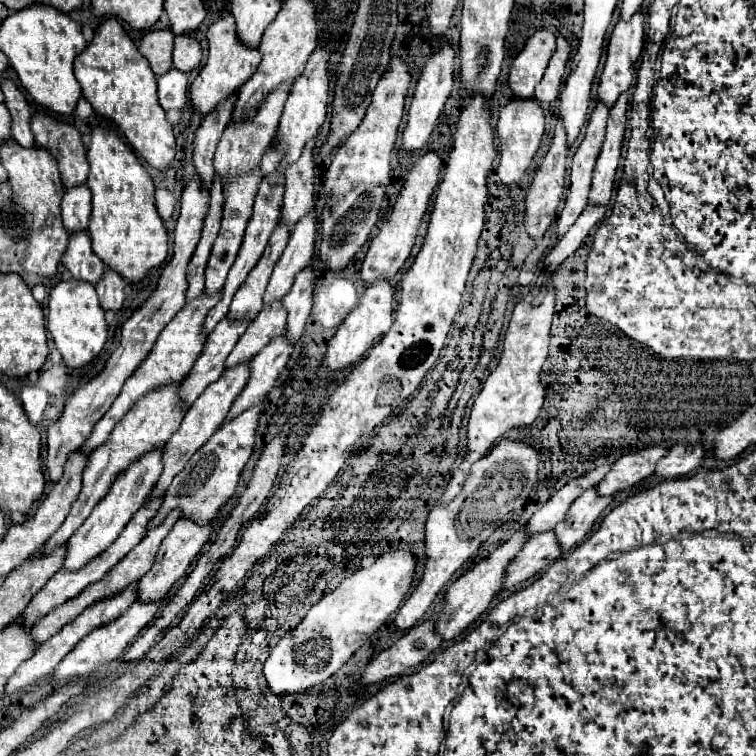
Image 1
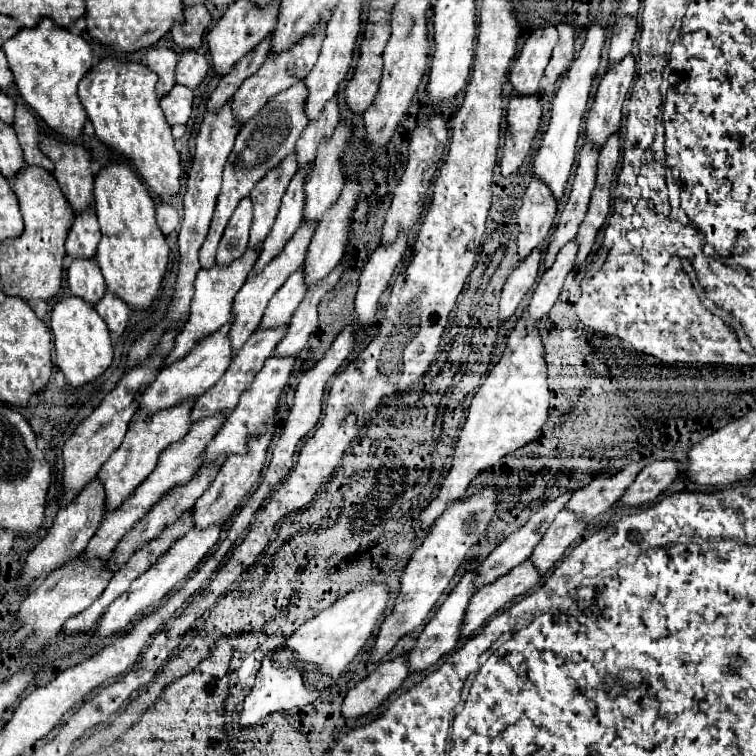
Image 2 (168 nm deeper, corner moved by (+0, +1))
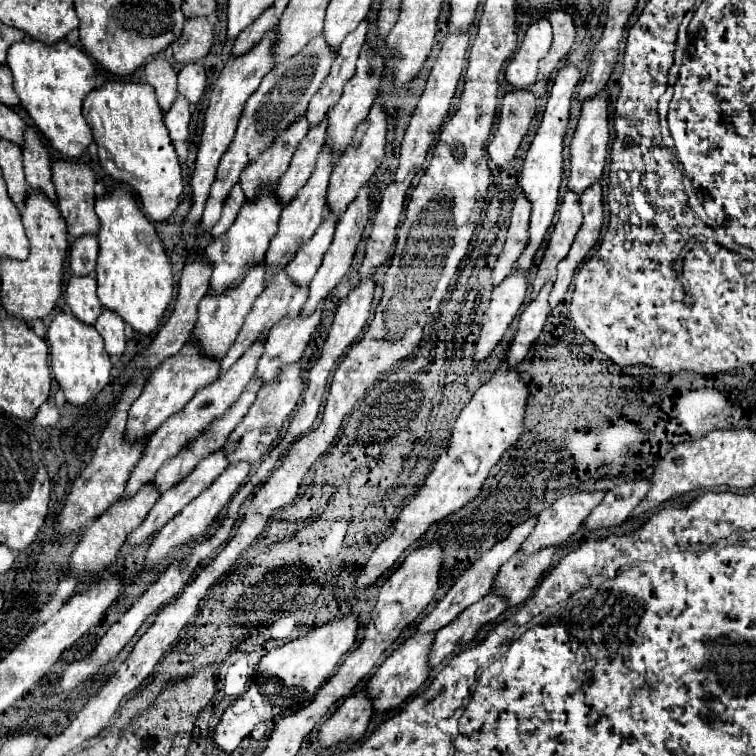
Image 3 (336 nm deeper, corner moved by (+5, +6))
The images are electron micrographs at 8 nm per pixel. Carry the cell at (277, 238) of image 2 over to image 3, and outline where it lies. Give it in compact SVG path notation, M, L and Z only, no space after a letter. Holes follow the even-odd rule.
M324 122L308 130L308 134L304 136L304 140L294 152L288 172L280 178L280 184L276 188L276 198L282 208L286 208L294 200L298 190L302 190L304 184L308 182L310 174L314 172L316 158L322 150L322 144L324 144Z

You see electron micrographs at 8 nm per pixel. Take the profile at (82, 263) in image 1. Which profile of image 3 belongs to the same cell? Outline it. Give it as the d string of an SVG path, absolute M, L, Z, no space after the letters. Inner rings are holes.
M72 276L66 284L66 304L84 324L94 324L102 312L102 304L96 294L96 280L92 276Z

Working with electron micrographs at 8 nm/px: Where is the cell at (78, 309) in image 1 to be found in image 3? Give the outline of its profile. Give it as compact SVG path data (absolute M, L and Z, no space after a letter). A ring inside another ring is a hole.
M58 312L48 328L48 346L50 346L50 366L52 372L64 390L64 396L74 406L82 406L94 398L108 382L112 362L104 350L104 340L94 326L82 324L72 312Z

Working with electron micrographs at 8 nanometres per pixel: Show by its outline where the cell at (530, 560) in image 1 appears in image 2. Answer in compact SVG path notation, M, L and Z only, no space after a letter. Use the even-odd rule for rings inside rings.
M527 559L521 565L517 565L515 569L511 569L509 575L503 575L495 583L479 589L471 597L471 601L465 609L465 617L461 623L459 637L467 639L469 635L473 635L479 627L483 627L483 623L491 615L503 611L517 597L533 591L539 581L541 581L539 571Z

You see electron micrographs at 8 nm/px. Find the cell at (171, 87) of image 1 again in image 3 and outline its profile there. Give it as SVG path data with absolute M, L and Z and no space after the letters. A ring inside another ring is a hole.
M176 96L170 110L164 112L164 124L166 124L172 140L188 140L190 102L184 96Z

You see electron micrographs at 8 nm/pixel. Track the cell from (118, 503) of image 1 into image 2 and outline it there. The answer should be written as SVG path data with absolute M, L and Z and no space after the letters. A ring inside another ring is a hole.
M185 401L185 405L173 405L173 409L165 409L165 413L153 413L153 417L141 417L137 425L129 425L129 431L121 447L107 459L107 463L99 471L107 493L107 513L117 509L133 493L133 489L151 473L167 445L185 437L185 433L191 429L189 421L191 409L193 401Z

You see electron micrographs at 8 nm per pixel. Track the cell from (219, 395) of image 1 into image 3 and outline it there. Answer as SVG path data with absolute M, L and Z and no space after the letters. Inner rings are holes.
M284 270L276 276L276 280L272 280L272 284L268 284L268 288L260 294L260 298L256 300L256 304L252 306L252 312L246 316L244 326L240 328L236 342L232 344L232 348L228 350L228 356L224 356L224 360L220 362L220 374L224 374L252 344L260 342L262 336L268 336L270 330L284 318L294 318L298 316L300 308L304 306L304 296L308 296L308 288L296 288L288 276L284 276Z

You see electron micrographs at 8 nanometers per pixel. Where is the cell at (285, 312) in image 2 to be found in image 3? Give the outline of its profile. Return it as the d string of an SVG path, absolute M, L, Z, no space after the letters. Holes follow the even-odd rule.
M326 212L316 234L308 242L304 242L300 246L300 252L296 252L294 260L290 264L286 264L284 270L296 286L308 286L310 284L312 276L316 274L318 266L322 264L322 256L326 254L326 250L332 242L334 226L336 226L336 220L332 220L332 216L328 216L328 212Z

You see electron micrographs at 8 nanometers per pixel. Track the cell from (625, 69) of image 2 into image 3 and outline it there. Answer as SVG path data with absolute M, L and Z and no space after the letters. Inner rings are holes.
M608 88L600 90L592 98L582 102L582 112L578 120L578 128L572 136L572 156L570 156L570 176L568 176L568 188L574 192L582 194L588 184L594 184L606 166L606 154L608 154L608 140L610 140L610 130L608 130Z

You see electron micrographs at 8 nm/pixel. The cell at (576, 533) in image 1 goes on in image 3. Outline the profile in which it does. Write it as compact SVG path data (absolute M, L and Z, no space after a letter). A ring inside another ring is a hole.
M556 546L540 548L534 554L516 552L498 572L494 588L508 598L508 606L518 606L530 598L532 590L538 586L542 574L550 568L556 554Z

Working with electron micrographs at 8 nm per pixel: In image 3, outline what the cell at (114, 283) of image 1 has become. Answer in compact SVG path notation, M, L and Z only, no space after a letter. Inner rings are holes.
M104 308L102 314L98 316L94 328L104 338L104 346L106 346L106 352L108 354L122 354L124 352L124 348L126 348L124 320L116 312Z

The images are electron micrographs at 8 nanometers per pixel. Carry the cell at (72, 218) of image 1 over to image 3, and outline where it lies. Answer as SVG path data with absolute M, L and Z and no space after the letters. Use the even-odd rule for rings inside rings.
M84 234L72 242L70 248L70 268L78 276L94 276L94 266L96 266L96 256L98 256L98 240L92 234Z

